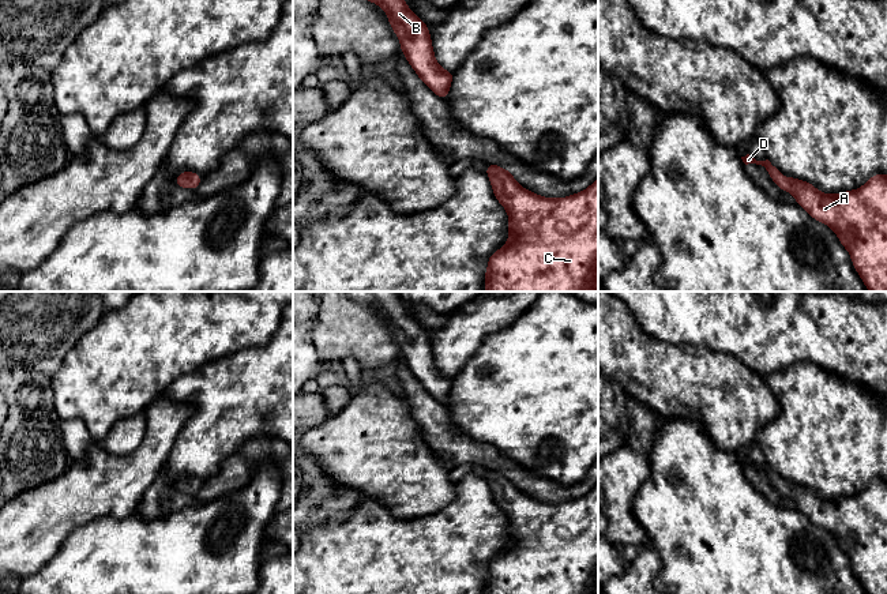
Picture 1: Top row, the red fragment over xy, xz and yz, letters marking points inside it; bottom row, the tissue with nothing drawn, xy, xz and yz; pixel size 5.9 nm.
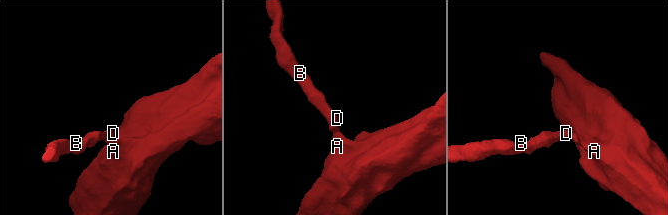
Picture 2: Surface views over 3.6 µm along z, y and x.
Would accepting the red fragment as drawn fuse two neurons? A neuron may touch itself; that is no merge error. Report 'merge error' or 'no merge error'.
no merge error

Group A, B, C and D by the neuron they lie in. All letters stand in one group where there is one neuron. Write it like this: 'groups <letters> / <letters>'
groups A B C D

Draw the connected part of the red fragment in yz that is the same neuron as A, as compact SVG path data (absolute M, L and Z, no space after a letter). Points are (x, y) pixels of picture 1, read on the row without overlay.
M741 462L745 470L766 473L782 496L792 497L796 508L815 526L828 530L849 556L856 576L868 594L887 594L887 481L873 480L860 495L827 500L811 488L785 484L774 470Z

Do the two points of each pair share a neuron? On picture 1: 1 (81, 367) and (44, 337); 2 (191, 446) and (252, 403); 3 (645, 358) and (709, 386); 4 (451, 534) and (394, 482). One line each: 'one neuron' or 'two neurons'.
1: two neurons
2: one neuron
3: one neuron
4: two neurons

